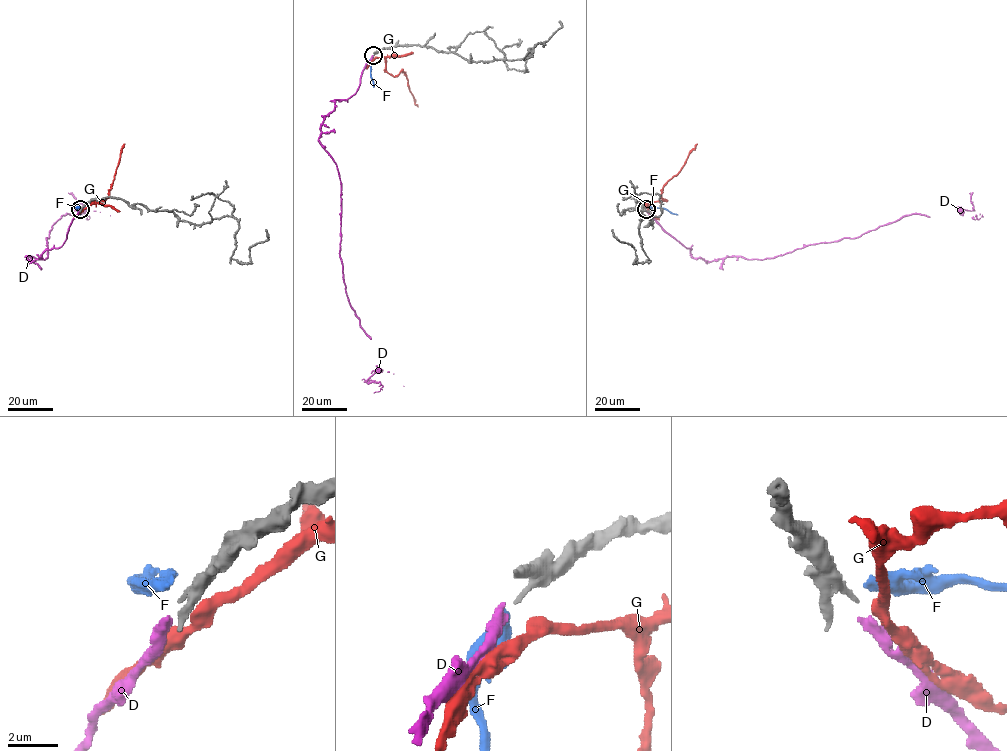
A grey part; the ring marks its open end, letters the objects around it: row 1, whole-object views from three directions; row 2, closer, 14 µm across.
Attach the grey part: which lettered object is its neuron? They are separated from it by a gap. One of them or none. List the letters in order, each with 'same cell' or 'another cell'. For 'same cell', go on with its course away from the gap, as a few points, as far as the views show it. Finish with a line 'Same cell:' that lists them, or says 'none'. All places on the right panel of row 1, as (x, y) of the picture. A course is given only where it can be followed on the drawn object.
D: another cell
F: another cell
G: another cell
Same cell: none

